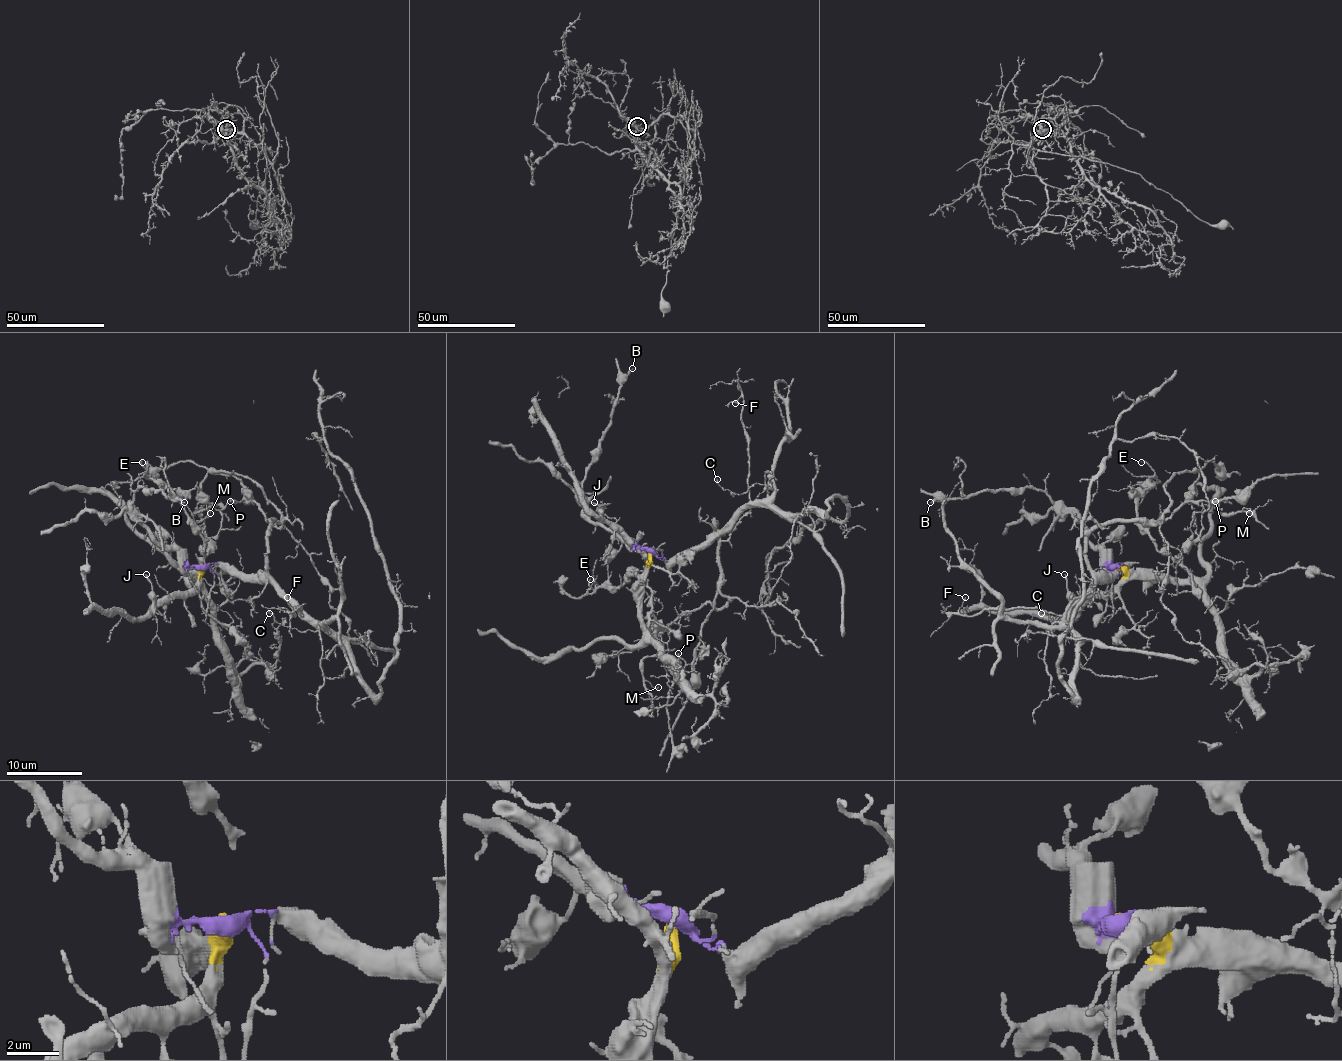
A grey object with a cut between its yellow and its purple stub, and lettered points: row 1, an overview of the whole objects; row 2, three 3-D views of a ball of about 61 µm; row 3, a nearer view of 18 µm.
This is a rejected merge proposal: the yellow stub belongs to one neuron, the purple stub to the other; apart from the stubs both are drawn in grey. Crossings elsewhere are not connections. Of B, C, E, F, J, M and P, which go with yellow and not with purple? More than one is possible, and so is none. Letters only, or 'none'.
E, J, M

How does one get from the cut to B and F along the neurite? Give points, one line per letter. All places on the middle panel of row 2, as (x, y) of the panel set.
B: (650, 551), (639, 549), (605, 526), (595, 524), (580, 494), (591, 453), (606, 428), (618, 388), (633, 368)
F: (650, 551), (676, 560), (701, 549), (750, 500), (748, 434), (741, 419), (743, 405), (739, 400), (735, 403)

